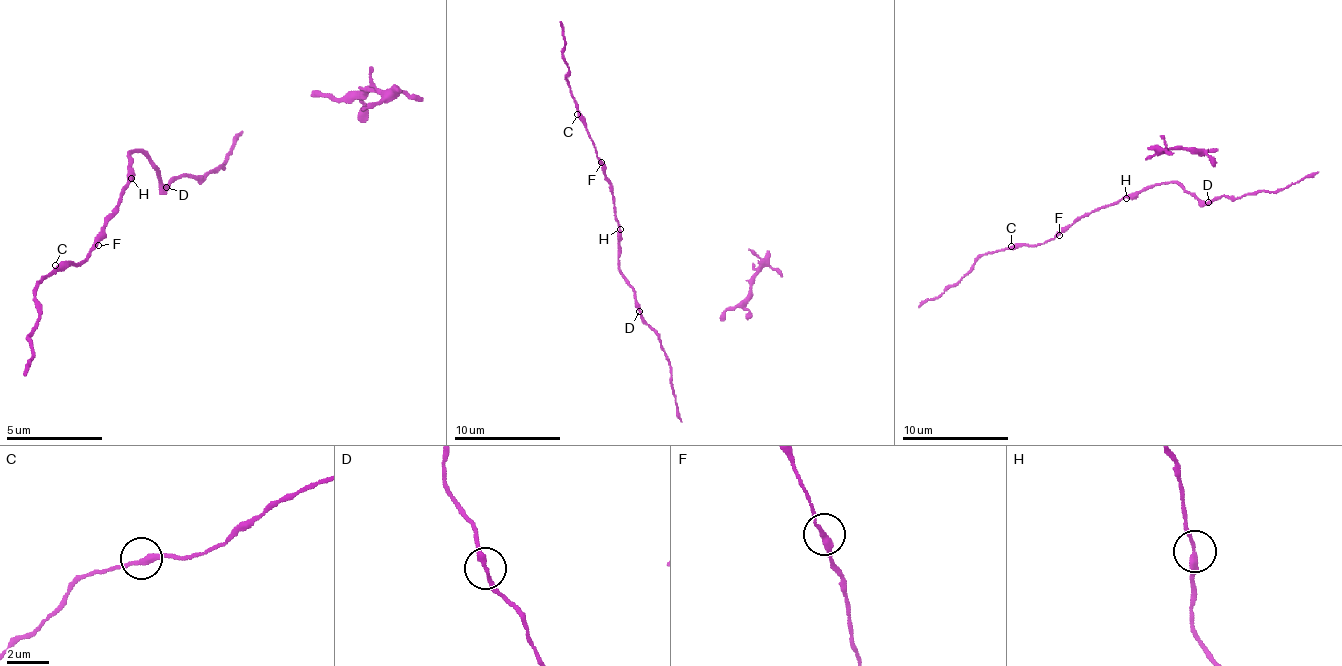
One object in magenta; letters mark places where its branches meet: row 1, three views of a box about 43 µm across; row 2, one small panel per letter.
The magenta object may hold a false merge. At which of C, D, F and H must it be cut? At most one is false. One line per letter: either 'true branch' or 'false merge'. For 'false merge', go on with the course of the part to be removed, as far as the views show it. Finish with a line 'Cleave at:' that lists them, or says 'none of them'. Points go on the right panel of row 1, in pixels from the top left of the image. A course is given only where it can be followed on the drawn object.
C: true branch
D: false merge | (1209, 203), (1225, 195), (1238, 198), (1283, 190), (1318, 171)
F: true branch
H: true branch
Cleave at: D

